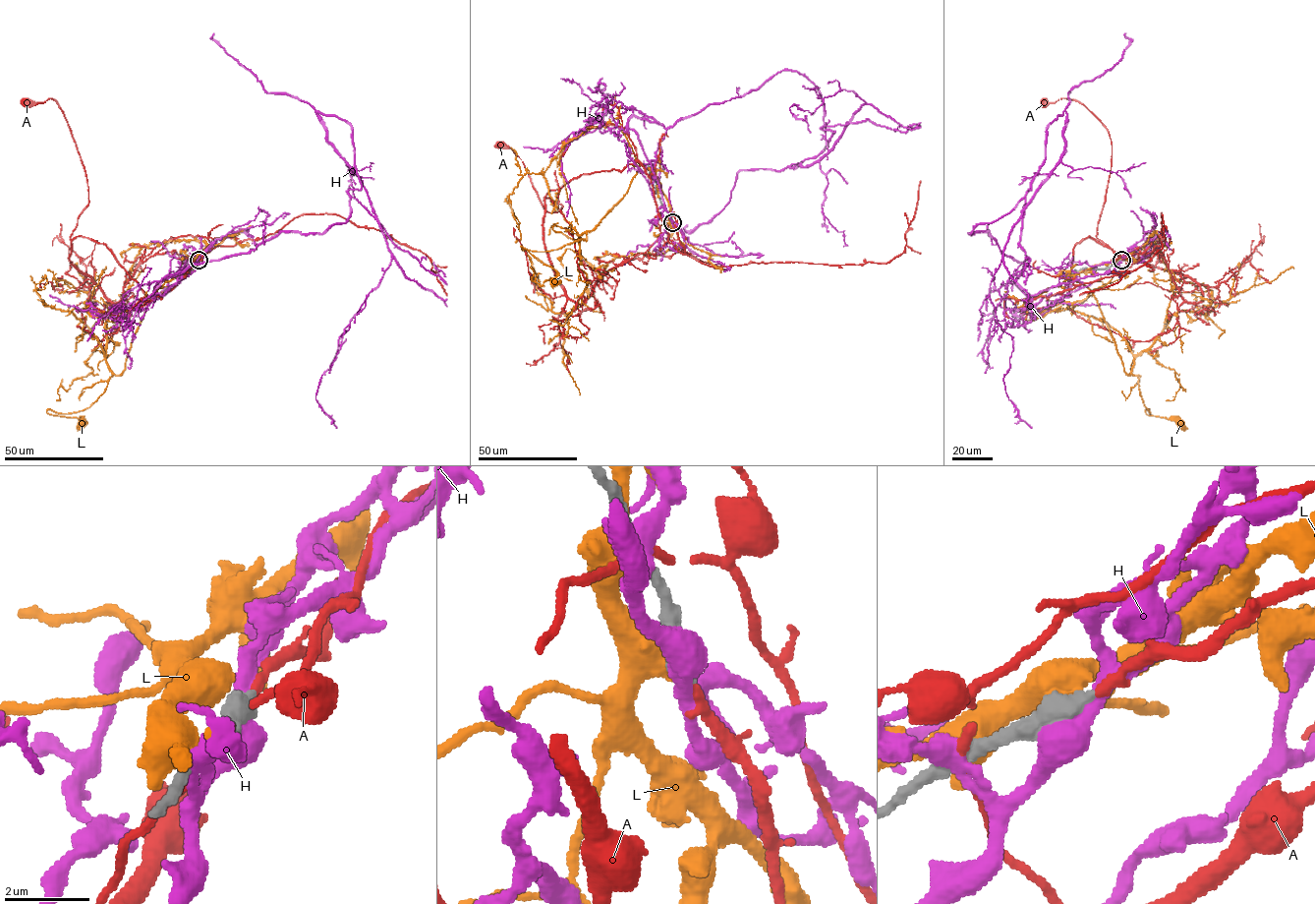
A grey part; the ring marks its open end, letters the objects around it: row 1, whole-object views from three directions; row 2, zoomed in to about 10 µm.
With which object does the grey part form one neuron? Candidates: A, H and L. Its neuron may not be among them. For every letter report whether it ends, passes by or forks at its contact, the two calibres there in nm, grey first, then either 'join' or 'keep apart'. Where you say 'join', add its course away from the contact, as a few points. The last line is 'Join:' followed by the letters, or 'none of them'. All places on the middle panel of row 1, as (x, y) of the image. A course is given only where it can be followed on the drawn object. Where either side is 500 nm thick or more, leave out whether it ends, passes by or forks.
A: it ends there; 440 nm thick on the grey side, 240 nm on the other; join; it runs (672, 222), (684, 252), (625, 260), (572, 301), (543, 239), (544, 197), (562, 206), (544, 210), (500, 145)
H: 650 nm thick on the grey side, 550 nm on the other; keep apart
L: 600 nm thick on the grey side, 800 nm on the other; keep apart
Join: A

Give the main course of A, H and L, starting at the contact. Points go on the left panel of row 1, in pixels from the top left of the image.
A: (199, 260), (206, 238), (163, 241), (111, 302), (70, 261), (88, 187), (63, 112), (51, 98), (27, 102)
H: (199, 261), (153, 292), (283, 231), (323, 233), (351, 198), (375, 217), (390, 263), (315, 395), (336, 427)
L: (198, 260), (156, 285), (124, 370), (113, 374), (95, 400), (69, 413), (46, 411), (83, 418), (82, 423)

